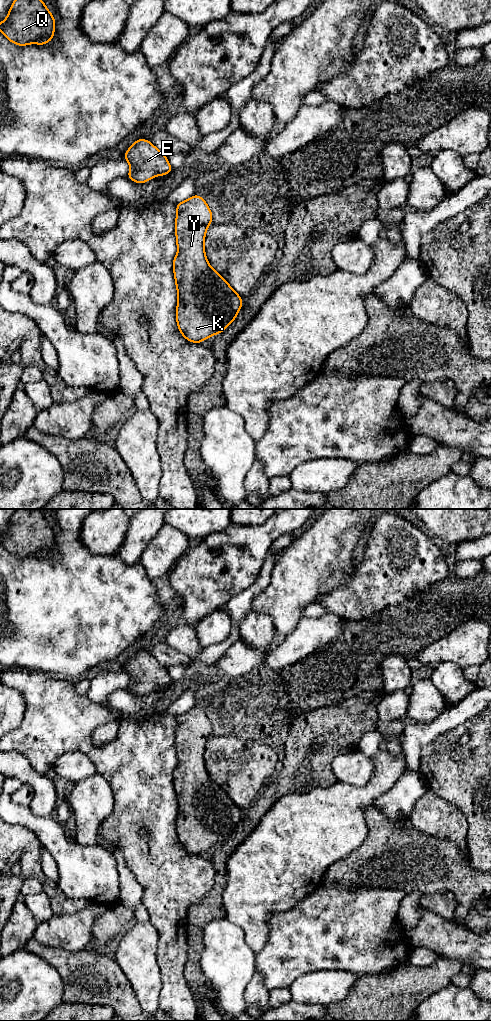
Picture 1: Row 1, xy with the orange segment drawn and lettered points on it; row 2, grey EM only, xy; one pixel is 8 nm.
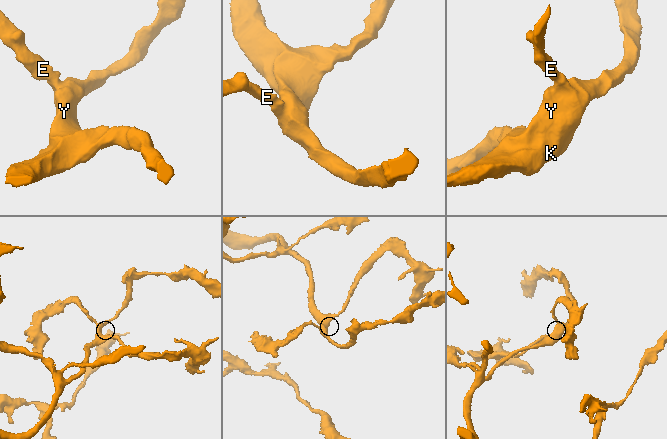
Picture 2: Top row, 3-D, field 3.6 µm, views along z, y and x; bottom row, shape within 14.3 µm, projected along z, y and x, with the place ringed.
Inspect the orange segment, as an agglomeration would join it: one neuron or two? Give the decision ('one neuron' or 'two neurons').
one neuron

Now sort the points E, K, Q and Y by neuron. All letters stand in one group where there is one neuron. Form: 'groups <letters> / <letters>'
groups E K Q Y

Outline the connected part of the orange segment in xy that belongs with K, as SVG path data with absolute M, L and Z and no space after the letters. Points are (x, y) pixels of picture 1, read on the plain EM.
M194 706L176 716L176 721L176 832L184 850L201 855L233 834L243 810L207 773L204 752L212 724L205 712Z

